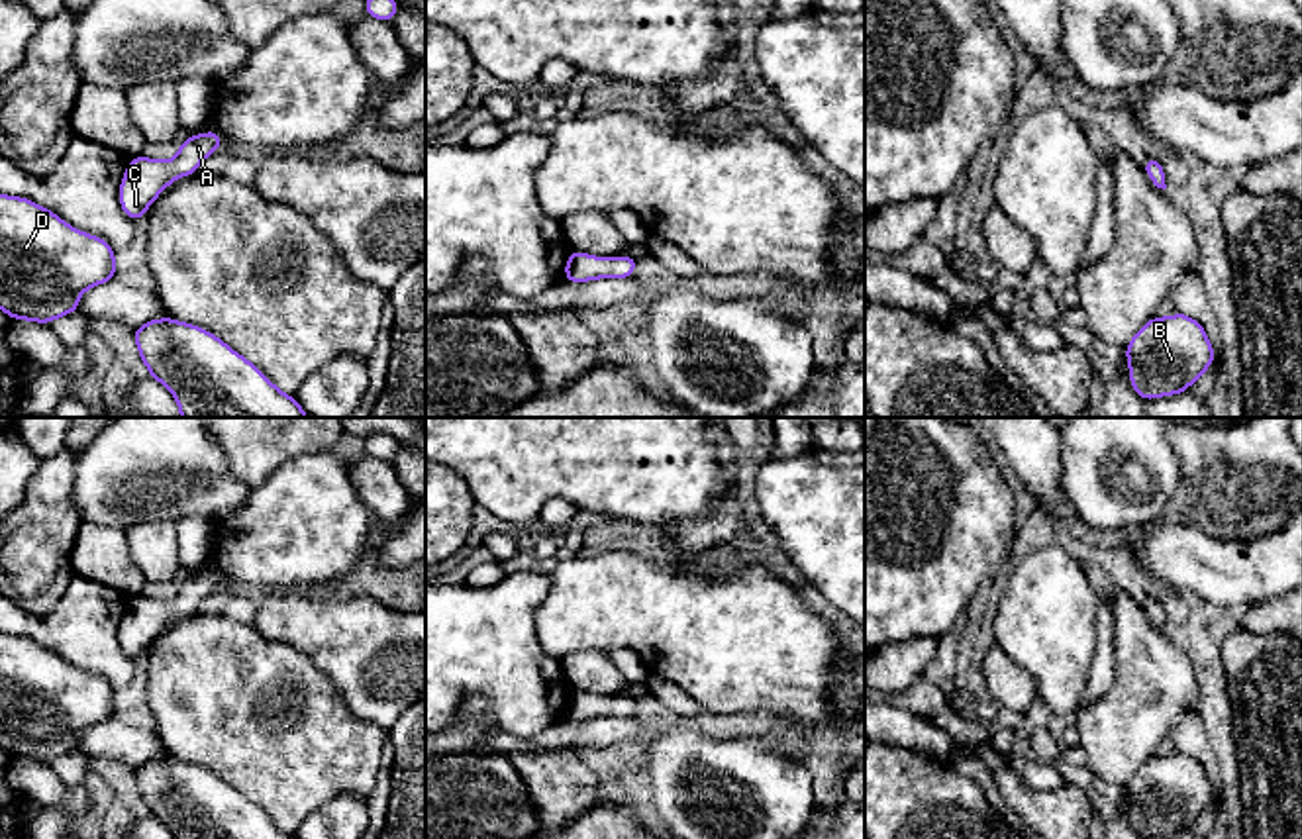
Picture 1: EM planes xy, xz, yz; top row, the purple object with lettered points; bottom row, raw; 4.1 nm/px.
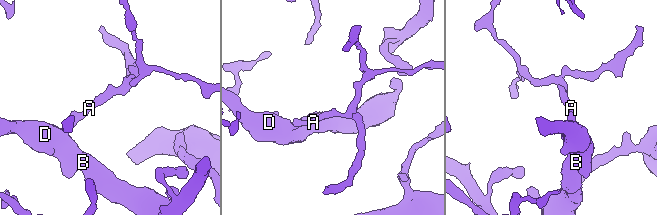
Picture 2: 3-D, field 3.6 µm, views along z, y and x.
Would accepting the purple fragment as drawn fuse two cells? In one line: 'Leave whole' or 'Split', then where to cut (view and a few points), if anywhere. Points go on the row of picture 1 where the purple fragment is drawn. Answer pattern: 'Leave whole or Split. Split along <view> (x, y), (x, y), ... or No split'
Leave whole. No split

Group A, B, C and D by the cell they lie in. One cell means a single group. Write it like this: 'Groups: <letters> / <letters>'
Groups: A B C D

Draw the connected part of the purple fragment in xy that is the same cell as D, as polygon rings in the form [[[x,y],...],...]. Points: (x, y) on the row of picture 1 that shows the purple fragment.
[[[0,194],[0,310],[49,323],[78,312],[78,296],[116,276],[116,251],[47,208]]]

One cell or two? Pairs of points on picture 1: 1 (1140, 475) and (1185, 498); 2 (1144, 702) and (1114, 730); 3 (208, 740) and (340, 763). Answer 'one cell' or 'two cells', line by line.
1: two cells
2: one cell
3: one cell

